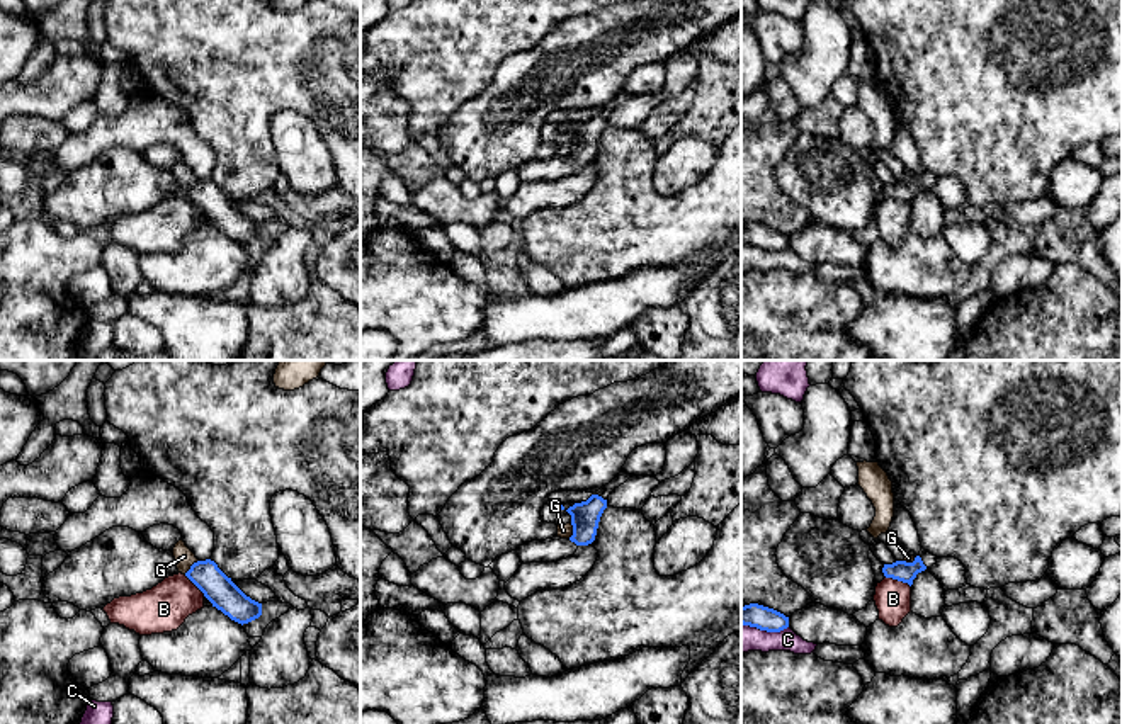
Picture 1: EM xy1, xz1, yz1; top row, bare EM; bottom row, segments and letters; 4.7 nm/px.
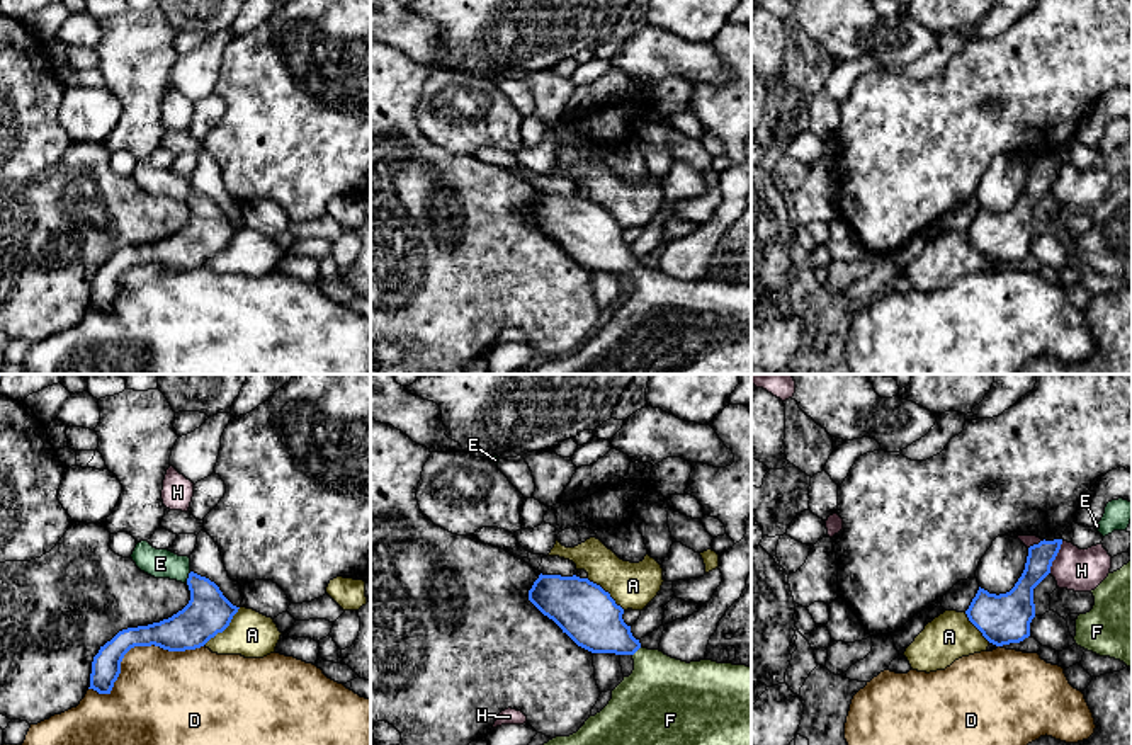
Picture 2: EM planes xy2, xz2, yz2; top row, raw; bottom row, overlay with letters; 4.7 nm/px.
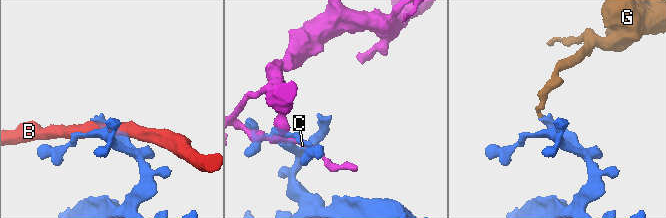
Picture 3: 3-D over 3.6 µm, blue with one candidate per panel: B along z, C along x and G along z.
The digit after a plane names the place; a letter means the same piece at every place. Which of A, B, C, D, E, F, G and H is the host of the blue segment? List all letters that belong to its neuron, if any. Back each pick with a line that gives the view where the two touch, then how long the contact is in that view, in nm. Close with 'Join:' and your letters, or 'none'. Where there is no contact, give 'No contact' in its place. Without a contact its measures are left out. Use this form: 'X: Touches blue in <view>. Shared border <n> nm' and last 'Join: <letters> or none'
F: Touches blue in xz2. Shared border 60 nm
Join: F

